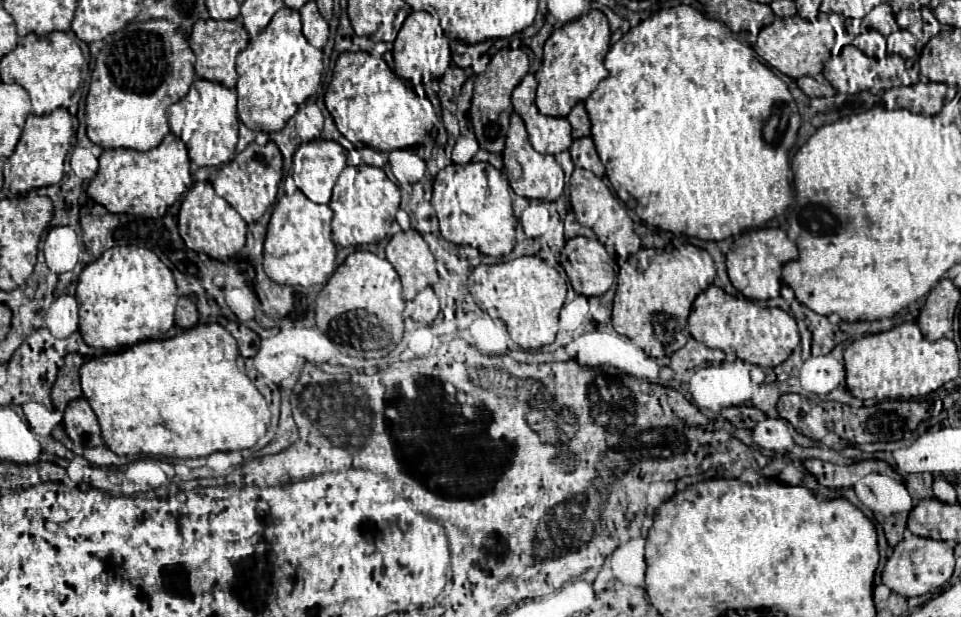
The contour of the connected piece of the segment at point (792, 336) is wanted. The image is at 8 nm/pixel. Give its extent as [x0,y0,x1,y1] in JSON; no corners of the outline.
[689,285,799,367]

